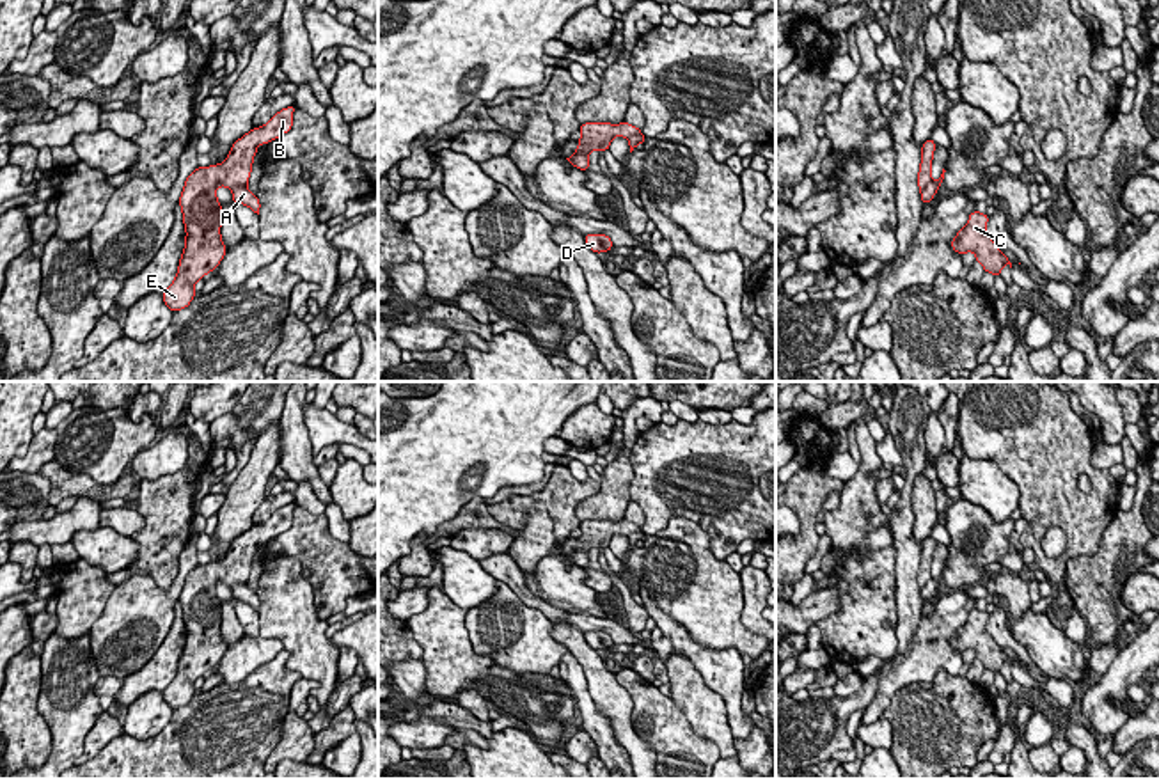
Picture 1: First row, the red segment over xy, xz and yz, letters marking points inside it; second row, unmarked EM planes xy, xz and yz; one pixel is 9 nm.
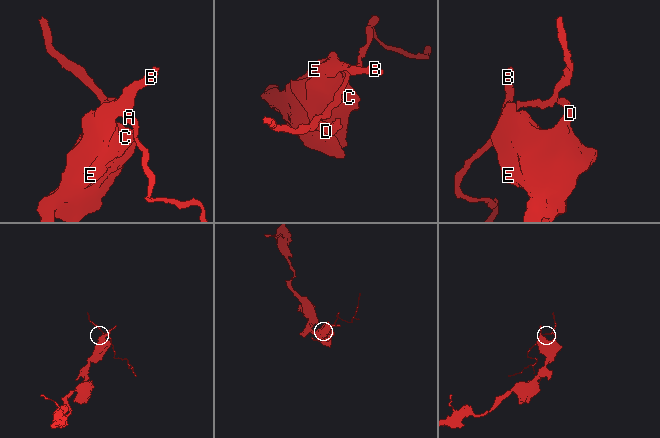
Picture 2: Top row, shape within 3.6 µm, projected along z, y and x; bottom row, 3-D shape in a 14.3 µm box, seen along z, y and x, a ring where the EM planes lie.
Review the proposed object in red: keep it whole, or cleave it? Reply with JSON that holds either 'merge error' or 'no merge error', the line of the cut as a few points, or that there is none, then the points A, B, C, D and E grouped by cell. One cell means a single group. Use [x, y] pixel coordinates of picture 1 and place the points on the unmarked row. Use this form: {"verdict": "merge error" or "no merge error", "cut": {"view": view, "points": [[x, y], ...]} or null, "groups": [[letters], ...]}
{"verdict": "merge error", "cut": {"view": "xy", "points": [[245, 581], [235, 582], [231, 588]]}, "groups": [["A"], ["B", "C", "D", "E"]]}

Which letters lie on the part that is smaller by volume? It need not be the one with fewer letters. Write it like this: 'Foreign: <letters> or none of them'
Foreign: A

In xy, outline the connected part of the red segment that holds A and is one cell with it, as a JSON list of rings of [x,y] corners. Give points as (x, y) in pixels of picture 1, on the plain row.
[[[234,582],[233,584],[233,602],[245,602],[248,603],[254,610],[259,612],[261,602],[259,596],[247,586],[247,582]]]

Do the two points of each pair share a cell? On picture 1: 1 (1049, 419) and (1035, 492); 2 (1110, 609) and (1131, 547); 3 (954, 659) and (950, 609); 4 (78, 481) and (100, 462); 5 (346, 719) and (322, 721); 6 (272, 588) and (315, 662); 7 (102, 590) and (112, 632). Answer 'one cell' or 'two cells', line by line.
1: one cell
2: one cell
3: one cell
4: two cells
5: two cells
6: one cell
7: two cells

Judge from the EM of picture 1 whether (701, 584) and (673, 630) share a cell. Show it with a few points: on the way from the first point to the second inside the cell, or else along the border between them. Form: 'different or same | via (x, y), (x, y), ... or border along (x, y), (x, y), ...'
different | border along (648, 593), (696, 643), (710, 648)

